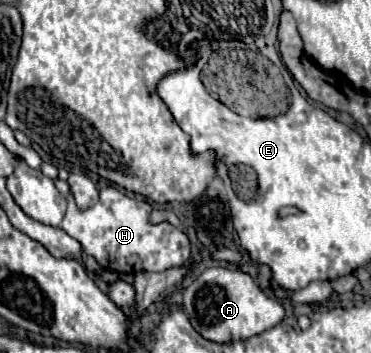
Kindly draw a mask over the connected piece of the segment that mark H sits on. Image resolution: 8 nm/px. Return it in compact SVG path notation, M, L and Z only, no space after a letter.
M55 179L55 187L67 199L67 213L61 221L61 229L73 239L77 239L85 247L85 253L95 257L103 269L115 273L165 271L173 265L183 265L191 257L189 237L167 221L157 225L151 223L149 215L153 207L147 201L137 201L133 197L127 197L119 189L107 185L99 189L99 201L91 209L79 211L75 207L67 181Z

